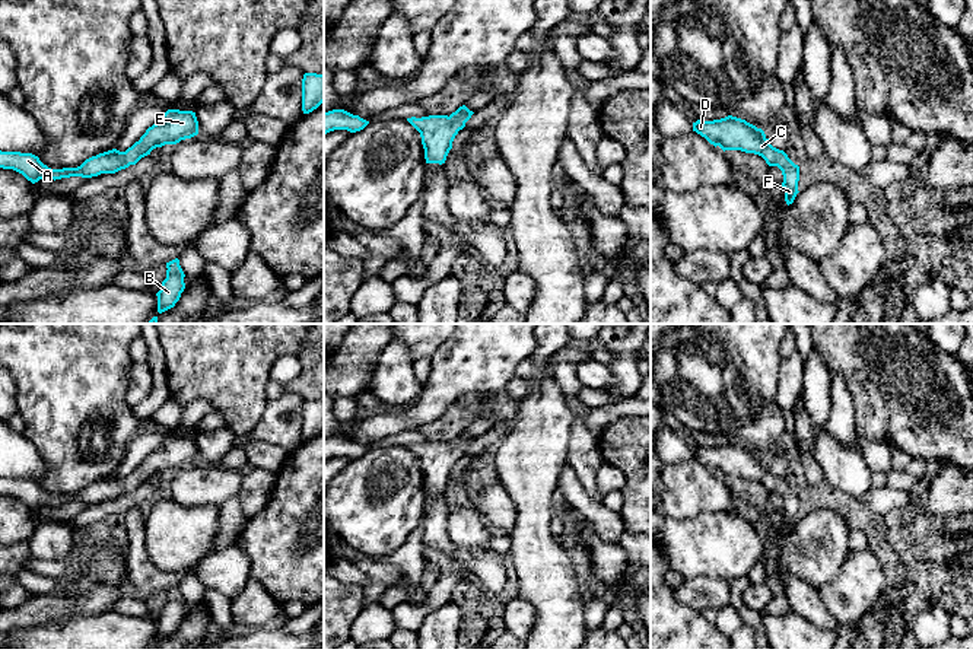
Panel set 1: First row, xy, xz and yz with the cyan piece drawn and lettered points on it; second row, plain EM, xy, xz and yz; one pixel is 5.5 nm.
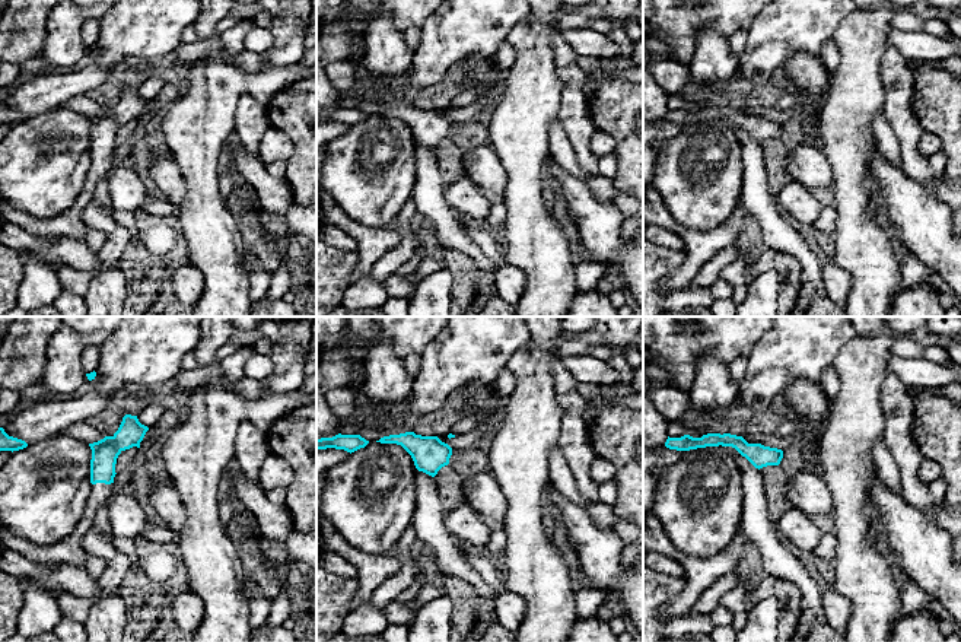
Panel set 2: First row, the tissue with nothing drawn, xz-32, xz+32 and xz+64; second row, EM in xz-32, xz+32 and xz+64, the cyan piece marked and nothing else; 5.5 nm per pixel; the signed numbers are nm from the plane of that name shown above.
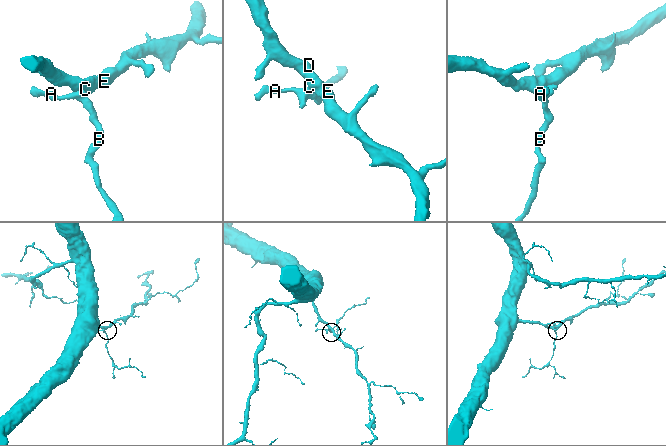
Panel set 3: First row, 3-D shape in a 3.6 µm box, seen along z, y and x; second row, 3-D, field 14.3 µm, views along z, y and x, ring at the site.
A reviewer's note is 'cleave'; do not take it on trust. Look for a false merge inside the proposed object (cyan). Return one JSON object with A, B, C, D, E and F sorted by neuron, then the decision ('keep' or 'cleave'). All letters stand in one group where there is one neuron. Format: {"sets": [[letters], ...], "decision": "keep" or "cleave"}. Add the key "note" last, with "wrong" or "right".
{"sets": [["A", "B", "C", "D", "E", "F"]], "decision": "keep", "note": "wrong"}

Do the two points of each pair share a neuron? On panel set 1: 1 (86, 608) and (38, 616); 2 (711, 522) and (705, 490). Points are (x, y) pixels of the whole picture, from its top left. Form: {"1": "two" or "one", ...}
{"1": "one", "2": "two"}

